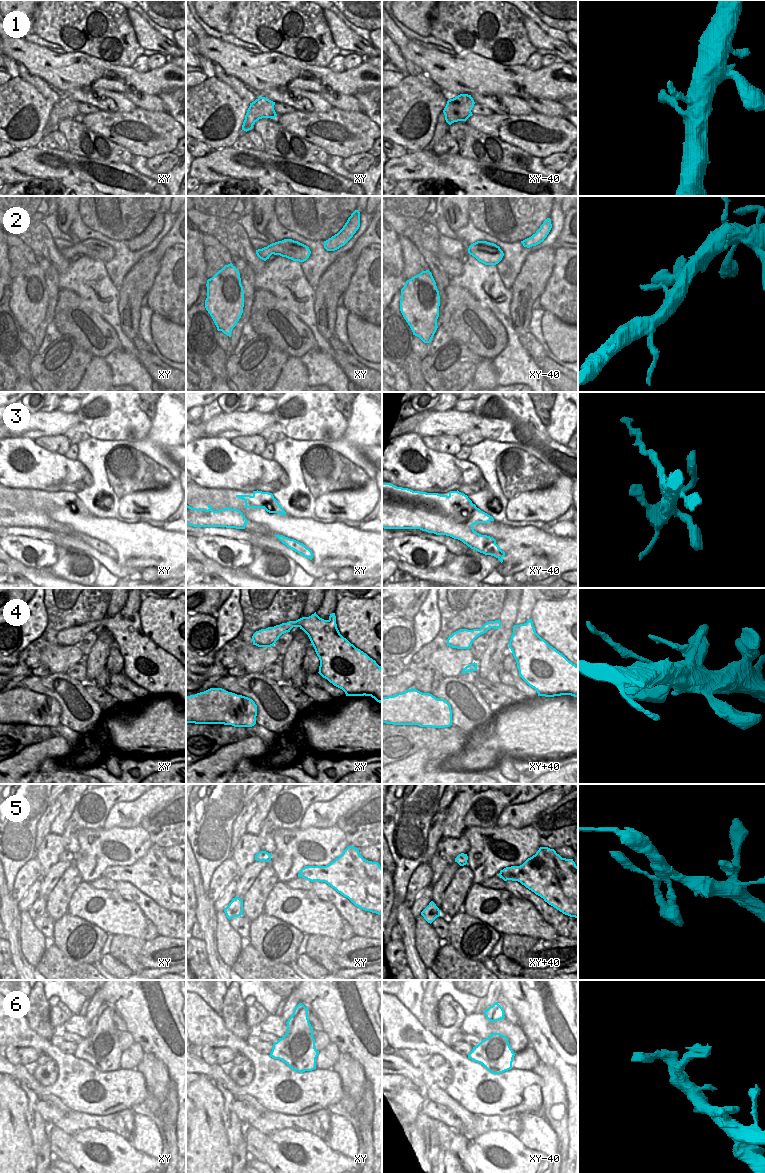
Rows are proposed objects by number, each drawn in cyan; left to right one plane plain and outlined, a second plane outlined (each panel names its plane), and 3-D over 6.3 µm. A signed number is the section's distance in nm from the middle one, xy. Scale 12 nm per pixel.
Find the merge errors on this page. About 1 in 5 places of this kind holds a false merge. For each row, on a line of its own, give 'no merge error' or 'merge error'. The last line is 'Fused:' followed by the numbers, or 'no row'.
1: no merge error
2: no merge error
3: no merge error
4: no merge error
5: no merge error
6: no merge error
Fused: no row

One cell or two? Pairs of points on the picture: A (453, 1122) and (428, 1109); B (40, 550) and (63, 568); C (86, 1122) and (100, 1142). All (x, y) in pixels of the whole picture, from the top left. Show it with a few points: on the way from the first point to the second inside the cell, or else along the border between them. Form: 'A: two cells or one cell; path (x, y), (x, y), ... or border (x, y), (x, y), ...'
A: one cell; path (447, 1117), (434, 1110)
B: two cells; border (58, 559), (49, 567)
C: two cells; border (114, 1132), (84, 1129), (70, 1135)

